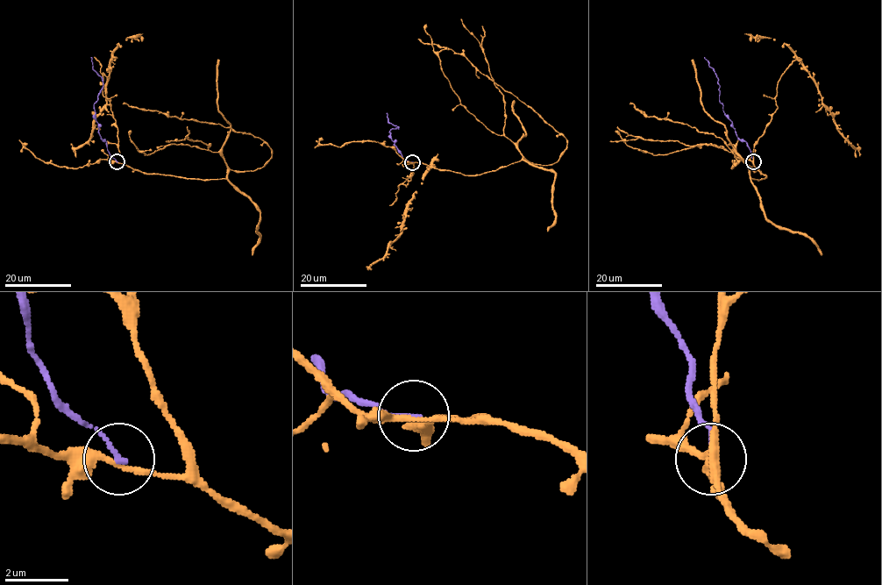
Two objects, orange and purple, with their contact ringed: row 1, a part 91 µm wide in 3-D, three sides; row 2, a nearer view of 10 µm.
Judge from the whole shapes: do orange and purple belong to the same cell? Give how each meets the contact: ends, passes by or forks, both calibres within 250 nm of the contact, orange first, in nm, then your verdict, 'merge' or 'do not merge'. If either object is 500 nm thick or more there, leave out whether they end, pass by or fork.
orange passes by | purple ends | 200/180 nm | do not merge

